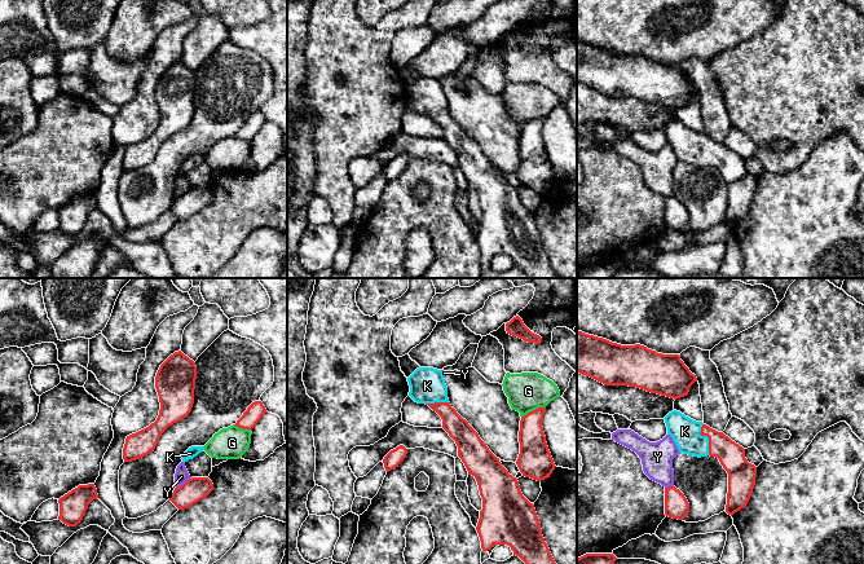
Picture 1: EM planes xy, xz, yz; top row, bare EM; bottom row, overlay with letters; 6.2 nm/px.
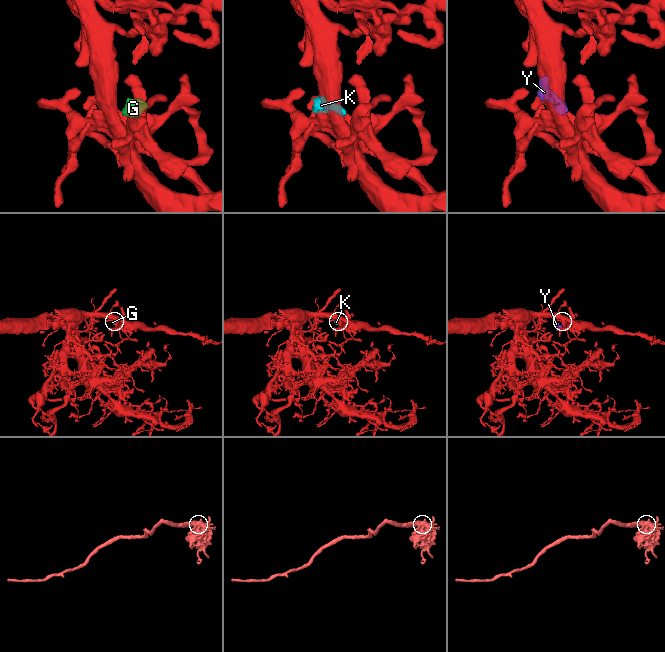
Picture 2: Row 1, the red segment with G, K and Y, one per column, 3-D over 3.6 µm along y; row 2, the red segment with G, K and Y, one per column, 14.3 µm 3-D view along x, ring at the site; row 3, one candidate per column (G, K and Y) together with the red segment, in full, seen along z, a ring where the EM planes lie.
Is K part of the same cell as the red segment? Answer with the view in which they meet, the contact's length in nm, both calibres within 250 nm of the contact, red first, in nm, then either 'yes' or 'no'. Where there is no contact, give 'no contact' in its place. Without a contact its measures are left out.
contact in yz; length 200 nm; calibres 160 and 180 nm; yes

